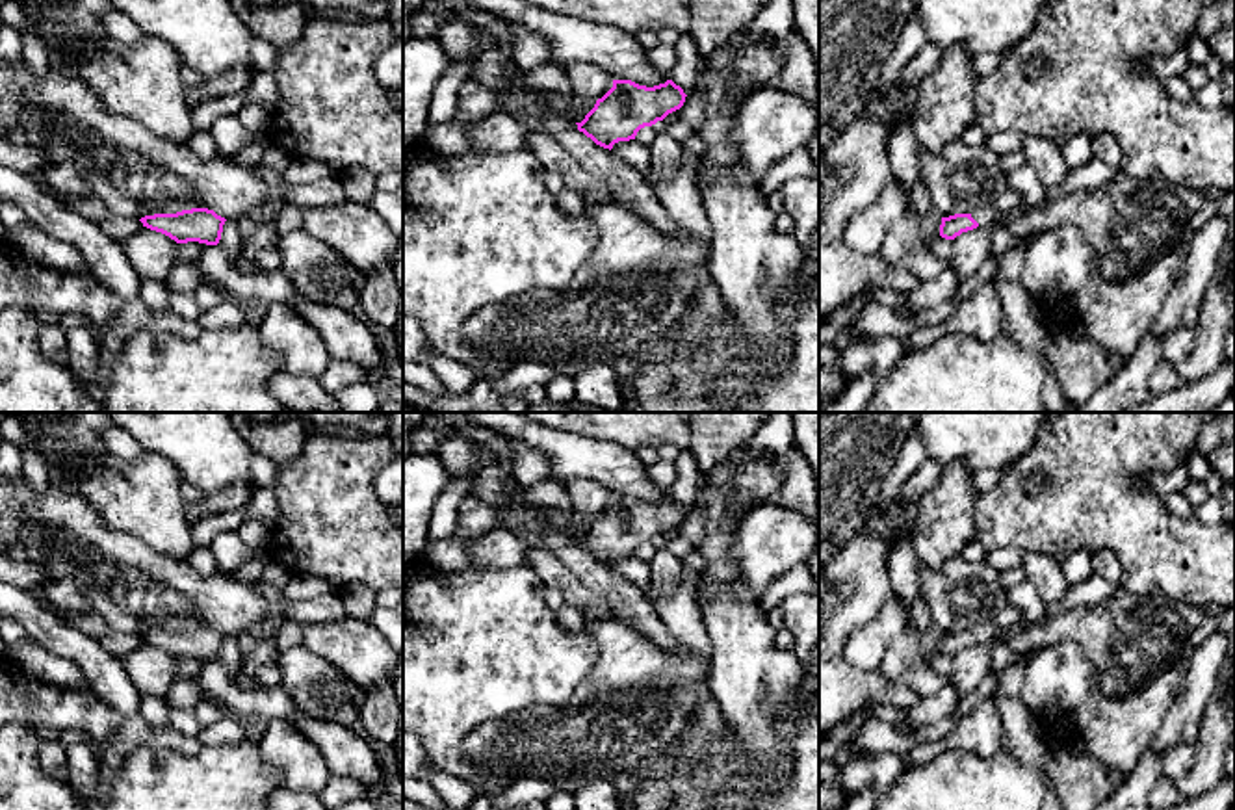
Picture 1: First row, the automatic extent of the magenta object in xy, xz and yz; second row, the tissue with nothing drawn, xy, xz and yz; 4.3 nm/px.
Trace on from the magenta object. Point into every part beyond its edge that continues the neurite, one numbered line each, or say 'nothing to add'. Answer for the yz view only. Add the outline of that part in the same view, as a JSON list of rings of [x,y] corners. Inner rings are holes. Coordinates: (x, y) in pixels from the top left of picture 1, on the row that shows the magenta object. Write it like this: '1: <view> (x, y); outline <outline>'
1: yz (988, 214); outline [[[1007,188],[1007,191],[999,195],[994,202],[988,202],[973,210],[971,217],[979,223],[979,227],[990,227],[1021,204],[1023,204],[1021,195]]]

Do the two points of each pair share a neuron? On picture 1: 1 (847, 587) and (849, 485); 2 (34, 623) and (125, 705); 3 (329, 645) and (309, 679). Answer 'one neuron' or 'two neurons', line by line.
1: two neurons
2: one neuron
3: two neurons

